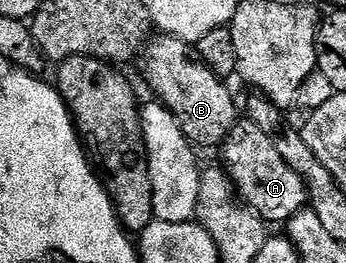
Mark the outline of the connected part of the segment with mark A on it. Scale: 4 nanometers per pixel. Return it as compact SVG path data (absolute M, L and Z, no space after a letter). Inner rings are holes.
M238 122L223 145L224 152L223 167L236 186L238 196L270 225L284 225L309 204L303 178L299 178L299 174L295 174L295 170L283 162L279 150L275 150L275 142L271 142L271 138L263 134L259 126Z

